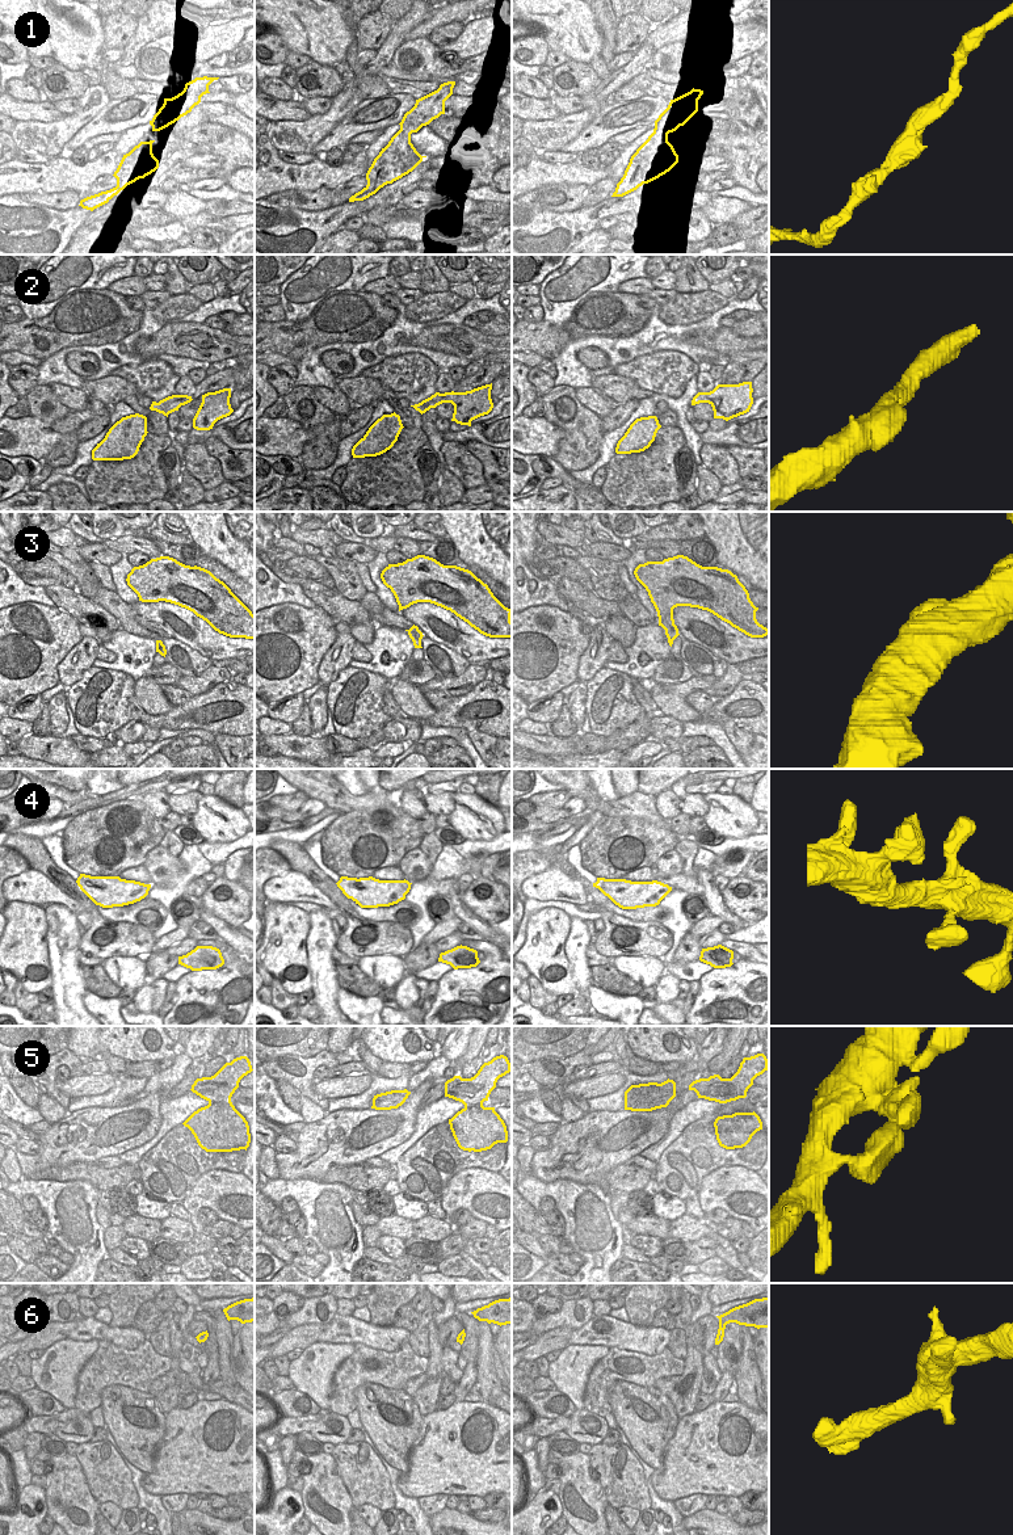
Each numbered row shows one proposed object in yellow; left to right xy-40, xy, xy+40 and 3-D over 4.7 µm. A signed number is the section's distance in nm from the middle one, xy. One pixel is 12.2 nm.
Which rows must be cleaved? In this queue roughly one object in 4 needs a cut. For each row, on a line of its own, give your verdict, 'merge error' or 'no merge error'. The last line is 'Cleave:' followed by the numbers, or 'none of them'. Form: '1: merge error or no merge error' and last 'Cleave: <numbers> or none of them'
1: no merge error
2: no merge error
3: no merge error
4: no merge error
5: no merge error
6: no merge error
Cleave: none of them

